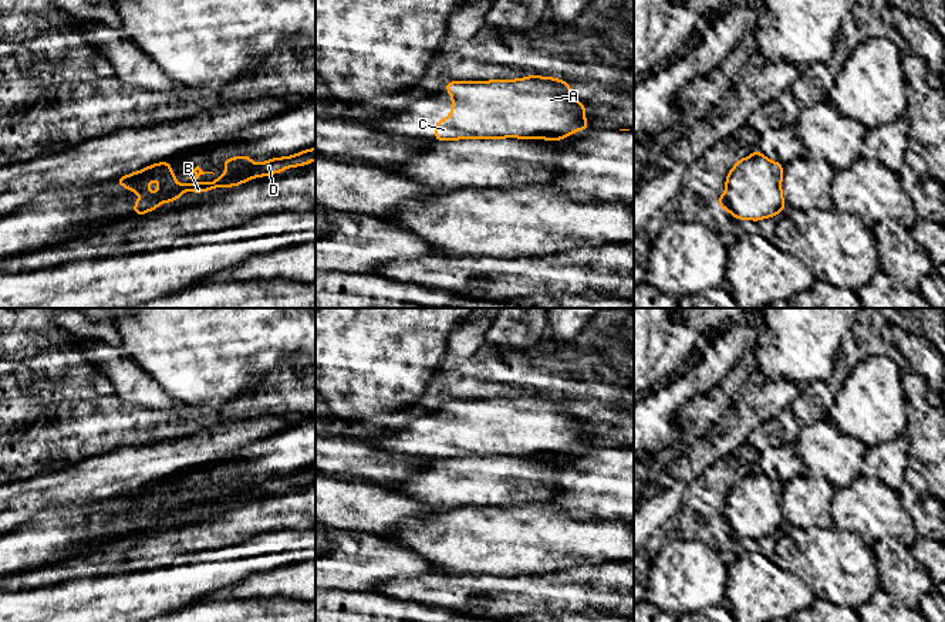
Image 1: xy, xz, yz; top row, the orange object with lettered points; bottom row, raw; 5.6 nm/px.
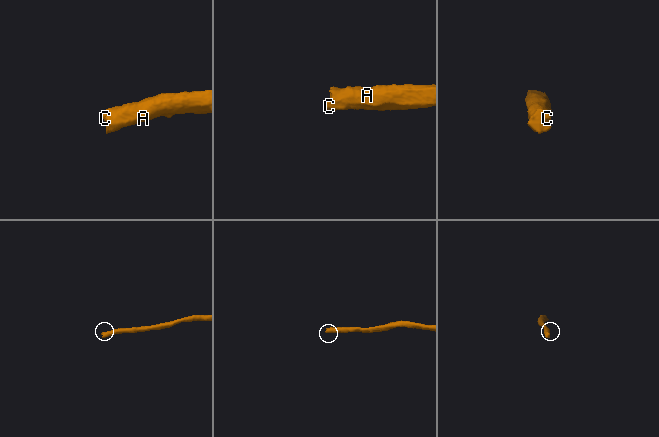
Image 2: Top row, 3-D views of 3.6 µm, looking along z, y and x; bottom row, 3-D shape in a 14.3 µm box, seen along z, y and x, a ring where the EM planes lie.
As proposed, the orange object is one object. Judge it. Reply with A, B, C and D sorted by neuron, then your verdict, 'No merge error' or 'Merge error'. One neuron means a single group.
Groups: A B C D. No merge error

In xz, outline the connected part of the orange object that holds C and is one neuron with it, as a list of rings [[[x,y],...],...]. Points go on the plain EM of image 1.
[[[530,393],[519,398],[493,398],[493,399],[450,399],[443,403],[452,413],[452,432],[443,439],[435,440],[435,459],[455,457],[493,457],[493,456],[522,456],[522,457],[549,457],[560,459],[573,450],[590,446],[583,430],[584,423],[573,416],[568,400],[551,395]]]

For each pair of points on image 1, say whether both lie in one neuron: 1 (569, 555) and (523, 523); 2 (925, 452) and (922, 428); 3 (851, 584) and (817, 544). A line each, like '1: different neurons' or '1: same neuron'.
1: same neuron
2: same neuron
3: same neuron

